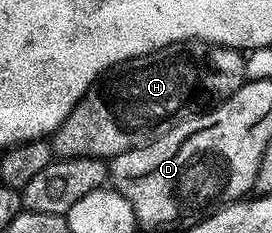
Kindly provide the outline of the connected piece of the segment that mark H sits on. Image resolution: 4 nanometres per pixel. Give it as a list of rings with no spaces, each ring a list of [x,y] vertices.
[[[189,39],[186,43],[175,43],[169,47],[158,49],[154,53],[146,53],[142,57],[128,59],[125,63],[120,63],[118,66],[105,71],[96,82],[90,85],[90,89],[81,97],[78,101],[78,105],[74,105],[74,109],[68,114],[66,121],[62,121],[60,128],[50,137],[52,154],[62,159],[99,159],[101,161],[108,161],[111,160],[113,155],[121,155],[130,149],[146,145],[150,141],[162,137],[162,133],[166,133],[174,125],[178,125],[184,119],[190,119],[194,115],[199,115],[201,111],[228,100],[228,98],[246,82],[244,61],[245,56],[241,54],[237,48],[219,47],[216,43],[204,43],[201,39]]]

